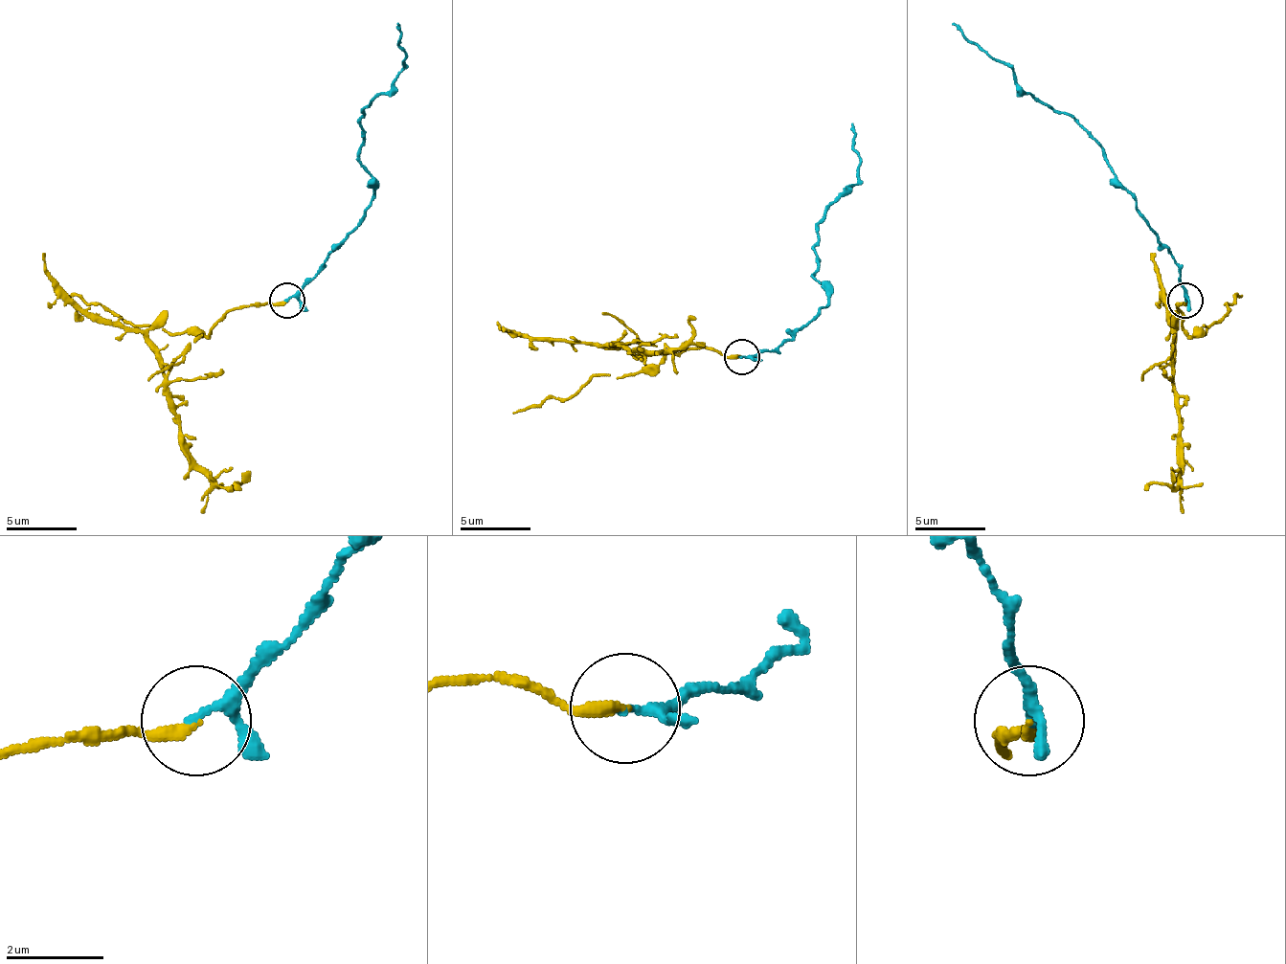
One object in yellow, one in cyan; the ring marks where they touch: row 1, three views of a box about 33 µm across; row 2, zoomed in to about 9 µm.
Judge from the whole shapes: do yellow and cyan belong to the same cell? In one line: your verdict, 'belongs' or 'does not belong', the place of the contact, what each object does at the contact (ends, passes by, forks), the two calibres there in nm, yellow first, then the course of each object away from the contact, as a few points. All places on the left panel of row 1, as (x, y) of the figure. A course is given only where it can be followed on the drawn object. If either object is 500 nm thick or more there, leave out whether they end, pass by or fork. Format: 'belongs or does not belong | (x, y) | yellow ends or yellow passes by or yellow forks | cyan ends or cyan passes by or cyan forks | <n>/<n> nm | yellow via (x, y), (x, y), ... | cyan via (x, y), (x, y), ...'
belongs | (287, 300) | yellow ends | cyan passes by | 240/170 nm | yellow via (286, 301), (234, 308), (209, 332), (202, 332), (167, 374), (177, 445), (226, 487), (236, 483), (234, 491) | cyan via (286, 301), (360, 220), (371, 199), (374, 182), (360, 161), (360, 129), (364, 111), (402, 69), (398, 23)

